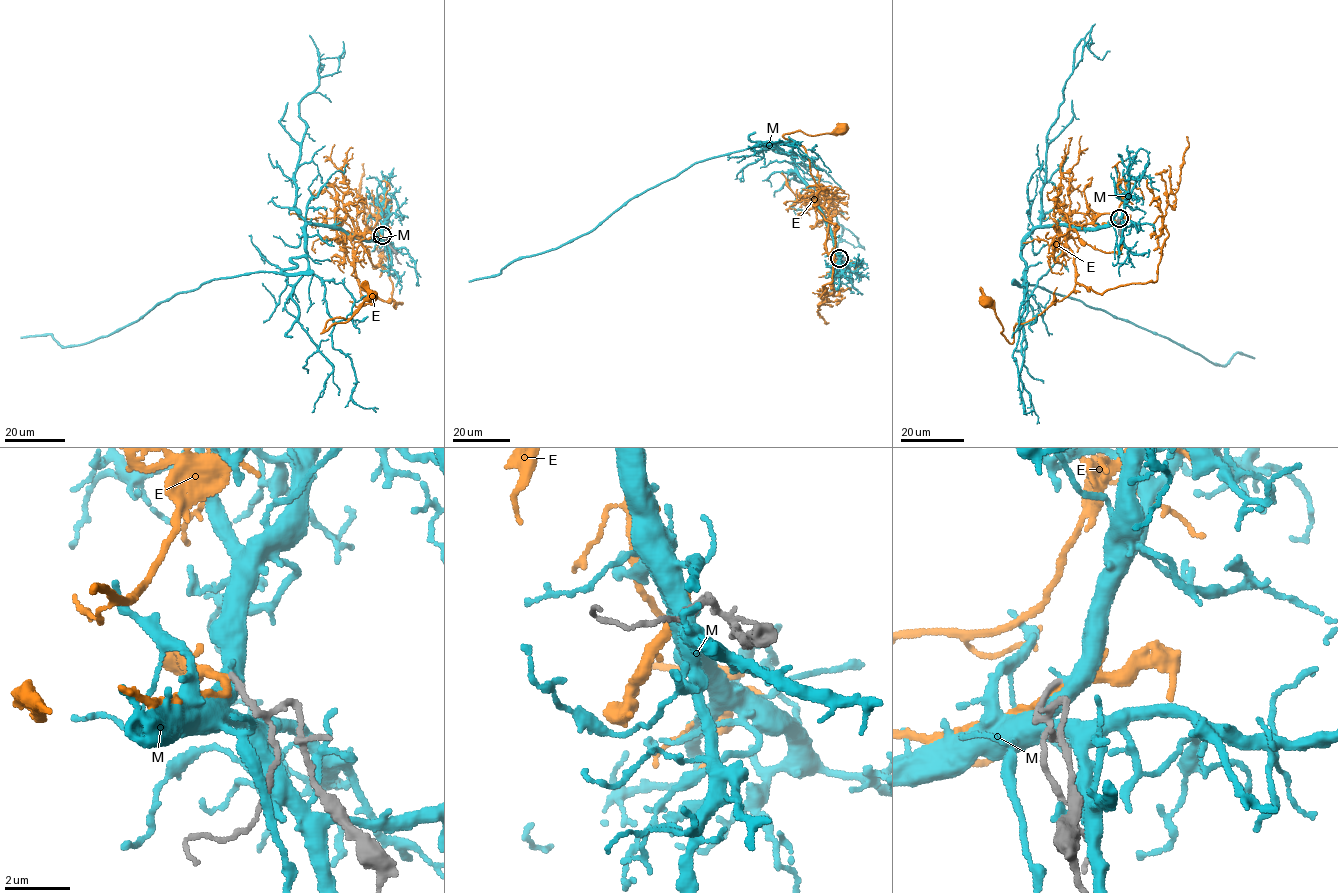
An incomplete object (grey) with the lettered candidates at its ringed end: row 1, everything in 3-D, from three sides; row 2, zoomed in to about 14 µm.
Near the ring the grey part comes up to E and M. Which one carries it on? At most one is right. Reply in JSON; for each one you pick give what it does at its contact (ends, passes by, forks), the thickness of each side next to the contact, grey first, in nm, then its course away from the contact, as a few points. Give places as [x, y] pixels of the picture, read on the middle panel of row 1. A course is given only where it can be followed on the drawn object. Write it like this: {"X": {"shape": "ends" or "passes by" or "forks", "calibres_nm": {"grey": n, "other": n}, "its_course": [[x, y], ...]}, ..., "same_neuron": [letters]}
{"E": {"shape": "passes by", "calibres_nm": {"grey": 170, "other": 200}, "its_course": [[839, 257], [828, 209], [813, 204], [819, 187], [806, 149], [783, 136], [843, 129]]}, "same_neuron": ["E"]}

